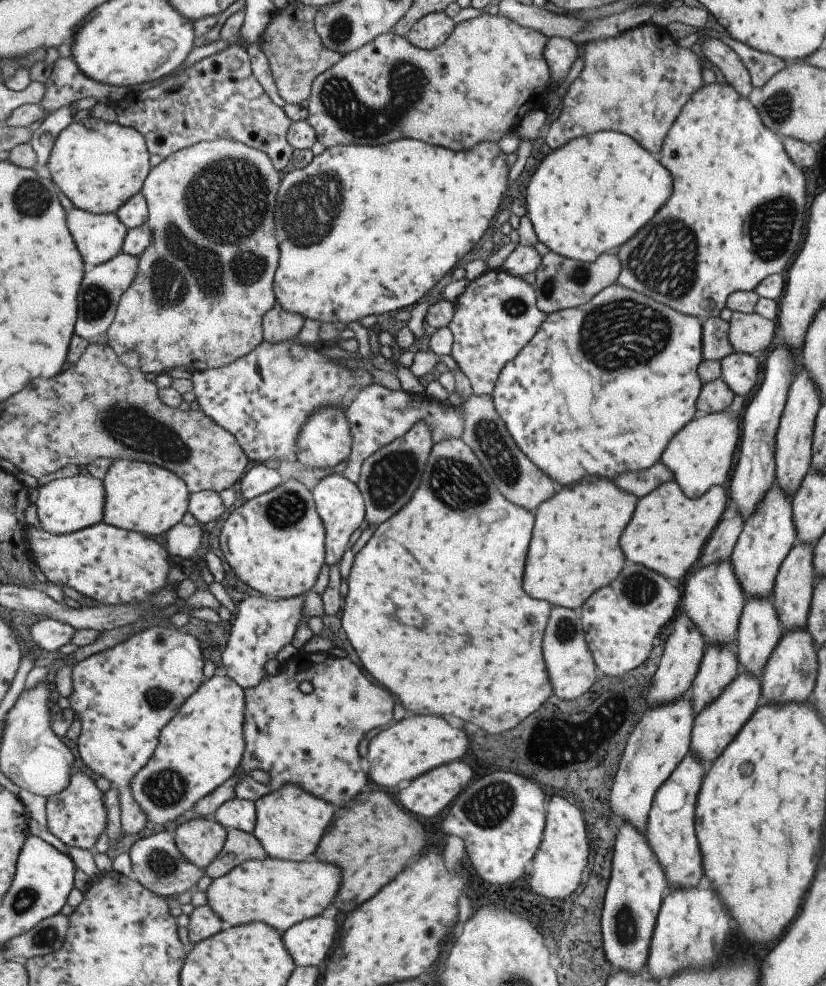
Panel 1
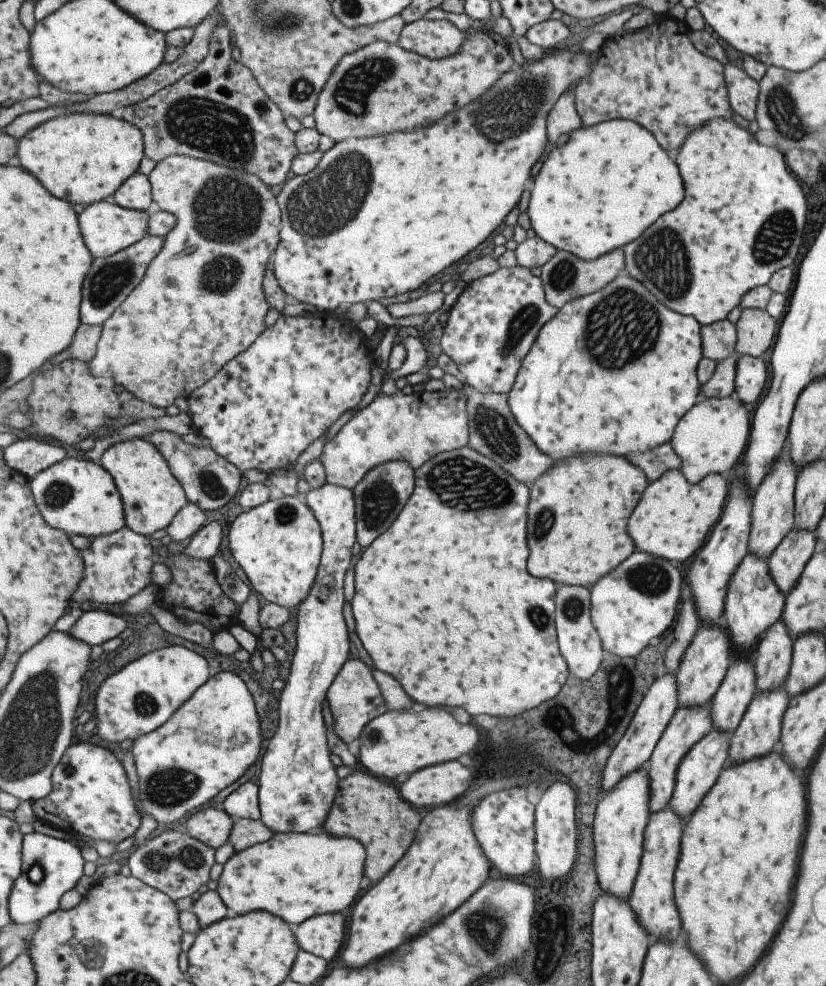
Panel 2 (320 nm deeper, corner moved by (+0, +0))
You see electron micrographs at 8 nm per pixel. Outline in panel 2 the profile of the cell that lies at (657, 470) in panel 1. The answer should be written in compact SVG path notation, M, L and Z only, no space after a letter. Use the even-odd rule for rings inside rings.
M663 443L651 450L627 454L626 459L643 471L650 483L659 478L666 470L679 469L680 460L670 443Z

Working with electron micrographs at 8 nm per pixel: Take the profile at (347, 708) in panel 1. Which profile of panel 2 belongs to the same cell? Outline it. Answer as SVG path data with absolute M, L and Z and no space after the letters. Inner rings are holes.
M346 660L326 690L326 700L333 720L334 733L345 743L358 738L363 726L386 711L379 687L371 670L361 660Z

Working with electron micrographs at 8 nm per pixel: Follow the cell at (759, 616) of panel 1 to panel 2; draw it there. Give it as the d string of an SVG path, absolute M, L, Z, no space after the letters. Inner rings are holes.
M736 654L708 702L712 729L731 734L755 695L752 664Z

